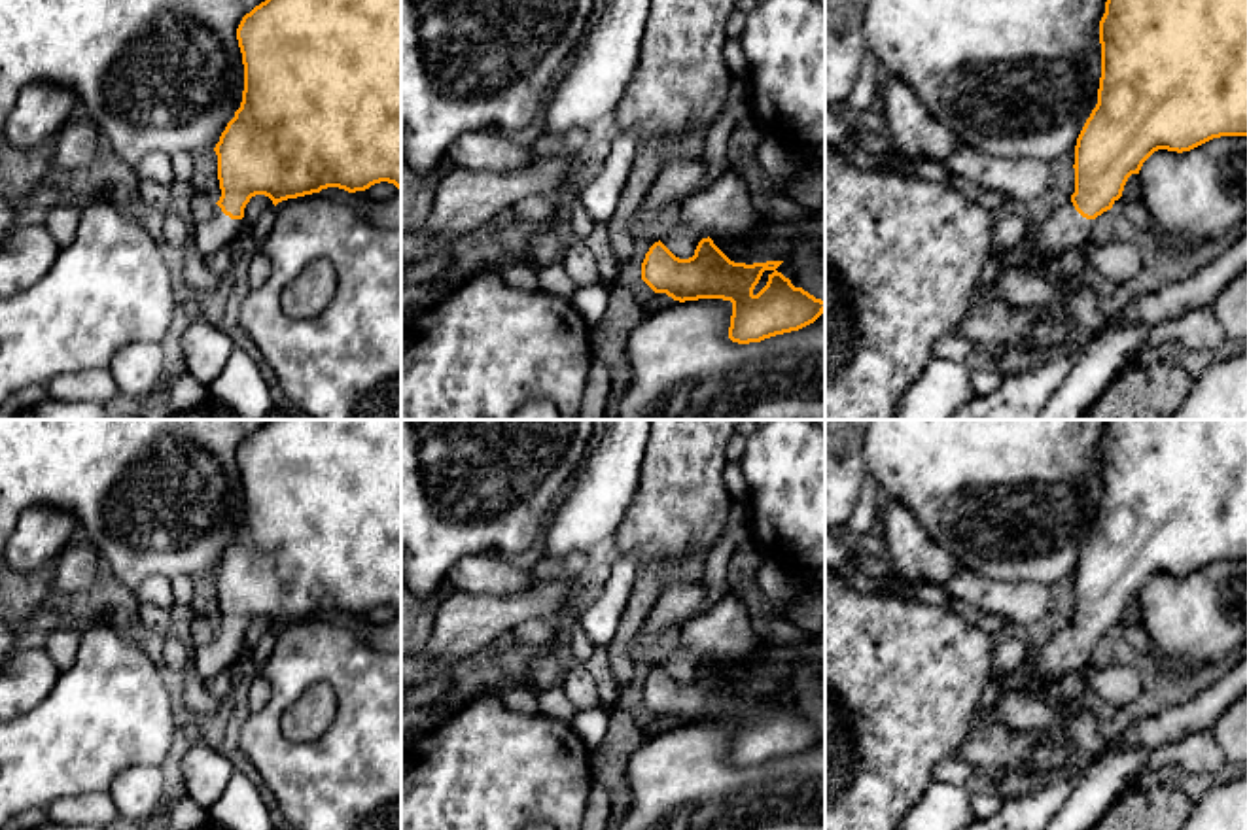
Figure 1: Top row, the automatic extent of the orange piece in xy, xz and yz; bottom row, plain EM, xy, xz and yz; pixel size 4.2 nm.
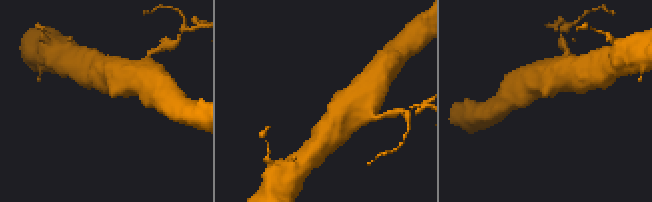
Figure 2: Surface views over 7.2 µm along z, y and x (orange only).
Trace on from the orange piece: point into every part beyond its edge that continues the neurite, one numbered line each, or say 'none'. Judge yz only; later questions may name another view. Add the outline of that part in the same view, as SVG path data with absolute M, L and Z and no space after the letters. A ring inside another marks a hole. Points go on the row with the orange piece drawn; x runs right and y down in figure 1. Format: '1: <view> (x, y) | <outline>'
1: yz (1064, 229) | M1056 199L1050 216L1035 233L1029 233L1026 248L1012 261L1041 276L1063 251L1084 248L1090 242L1094 223L1096 219L1086 219L1075 210L1071 199Z

